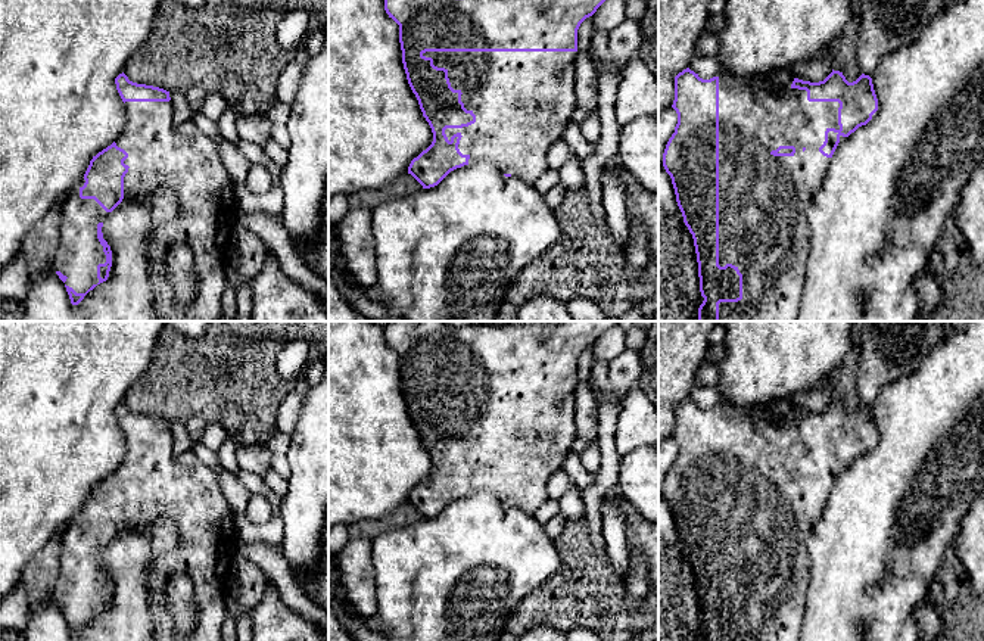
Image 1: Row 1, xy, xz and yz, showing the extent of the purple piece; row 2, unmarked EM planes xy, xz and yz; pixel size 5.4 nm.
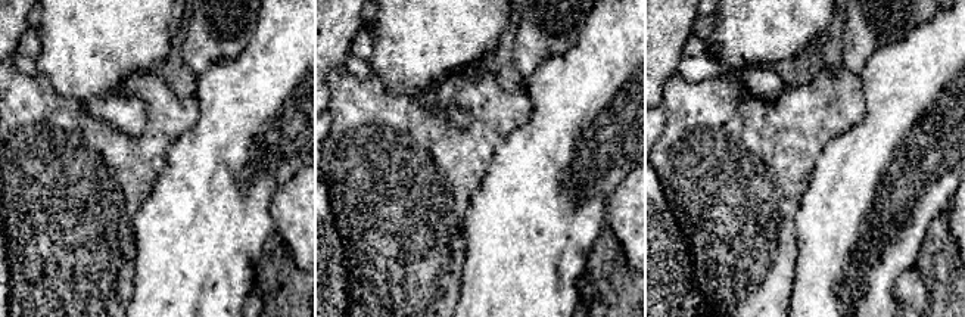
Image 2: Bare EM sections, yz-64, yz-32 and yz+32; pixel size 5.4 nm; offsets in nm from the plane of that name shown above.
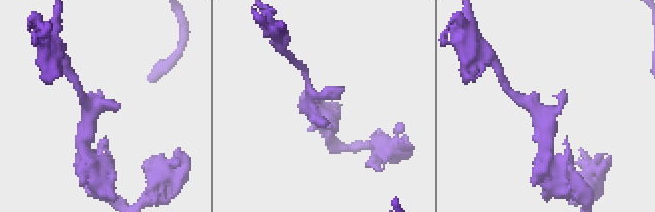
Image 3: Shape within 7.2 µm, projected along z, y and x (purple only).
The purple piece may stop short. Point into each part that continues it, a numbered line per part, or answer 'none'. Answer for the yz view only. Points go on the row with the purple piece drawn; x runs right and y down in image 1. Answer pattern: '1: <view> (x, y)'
1: yz (763, 201)

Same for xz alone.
1: xz (523, 100)

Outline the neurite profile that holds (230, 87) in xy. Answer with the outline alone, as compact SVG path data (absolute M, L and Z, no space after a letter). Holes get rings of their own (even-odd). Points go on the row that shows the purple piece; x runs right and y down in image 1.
M221 69L219 72L219 93L227 105L239 113L239 103L242 100L242 83L234 72Z

